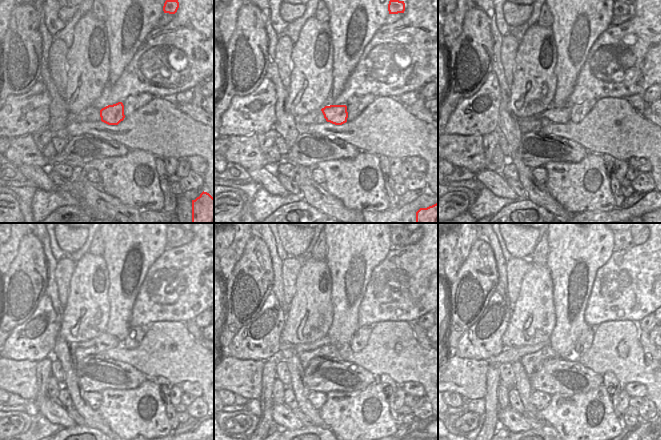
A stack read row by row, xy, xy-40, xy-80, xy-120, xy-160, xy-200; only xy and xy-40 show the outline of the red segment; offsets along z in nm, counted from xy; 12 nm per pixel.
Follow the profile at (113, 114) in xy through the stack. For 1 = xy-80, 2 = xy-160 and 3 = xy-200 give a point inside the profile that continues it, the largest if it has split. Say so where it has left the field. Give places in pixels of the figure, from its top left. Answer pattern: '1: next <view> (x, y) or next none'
1: next xy-80 (558, 114)
2: next xy-160 (325, 340)
3: next xy-200 (545, 343)

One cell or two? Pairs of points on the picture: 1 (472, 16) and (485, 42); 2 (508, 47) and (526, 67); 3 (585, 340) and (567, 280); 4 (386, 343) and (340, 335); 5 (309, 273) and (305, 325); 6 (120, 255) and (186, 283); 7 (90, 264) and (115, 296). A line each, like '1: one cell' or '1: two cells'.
1: one cell
2: two cells
3: two cells
4: two cells
5: one cell
6: two cells
7: two cells

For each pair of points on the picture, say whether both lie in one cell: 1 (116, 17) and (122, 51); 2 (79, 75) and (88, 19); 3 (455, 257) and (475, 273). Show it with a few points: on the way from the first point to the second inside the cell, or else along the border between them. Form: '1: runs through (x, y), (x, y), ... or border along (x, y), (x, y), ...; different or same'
1: runs through (121, 25), (121, 43); same
2: runs through (87, 61), (88, 33); same
3: border along (474, 241), (467, 258), (450, 282); different

